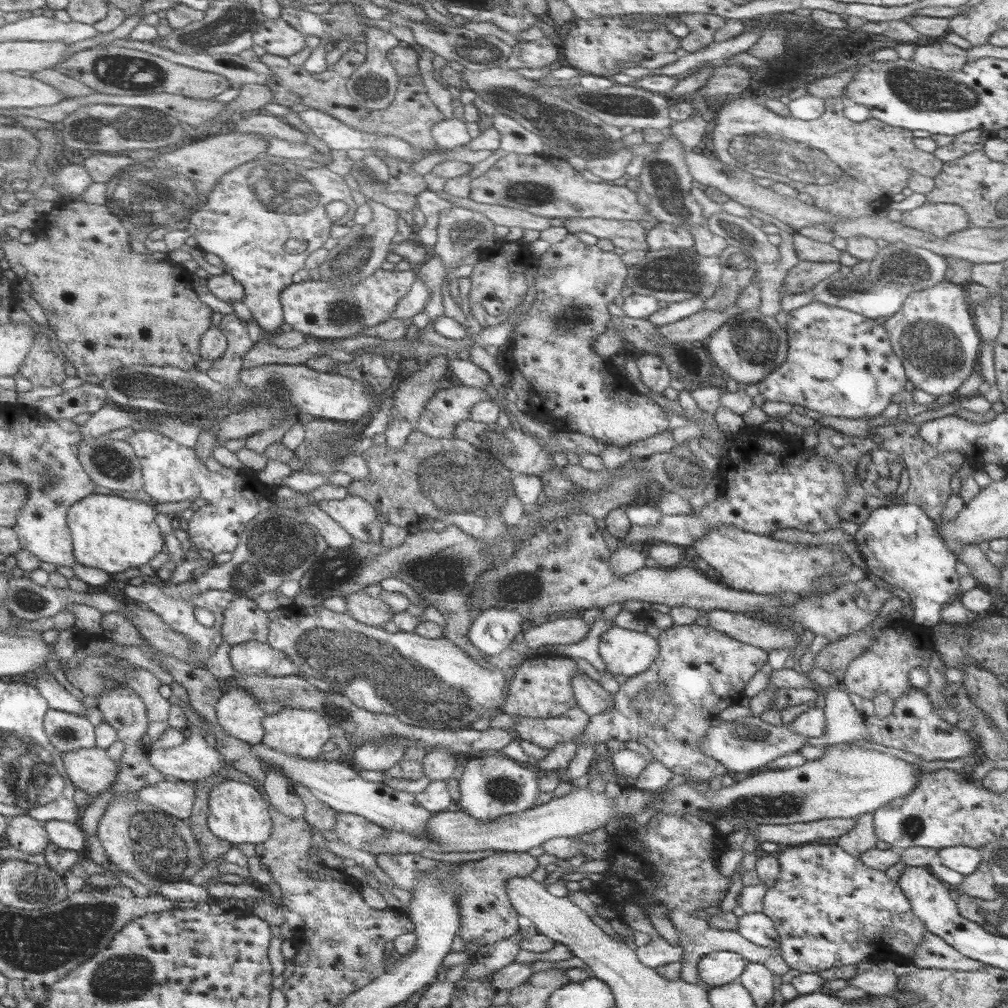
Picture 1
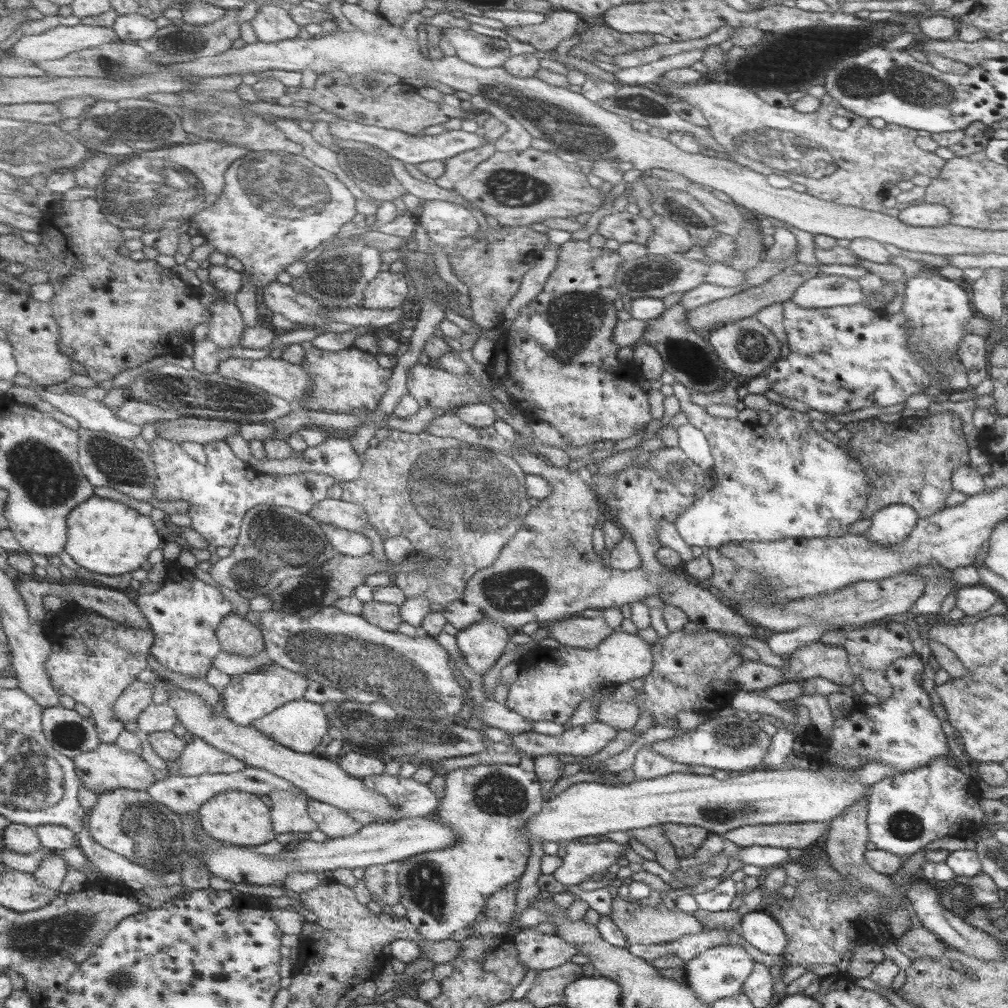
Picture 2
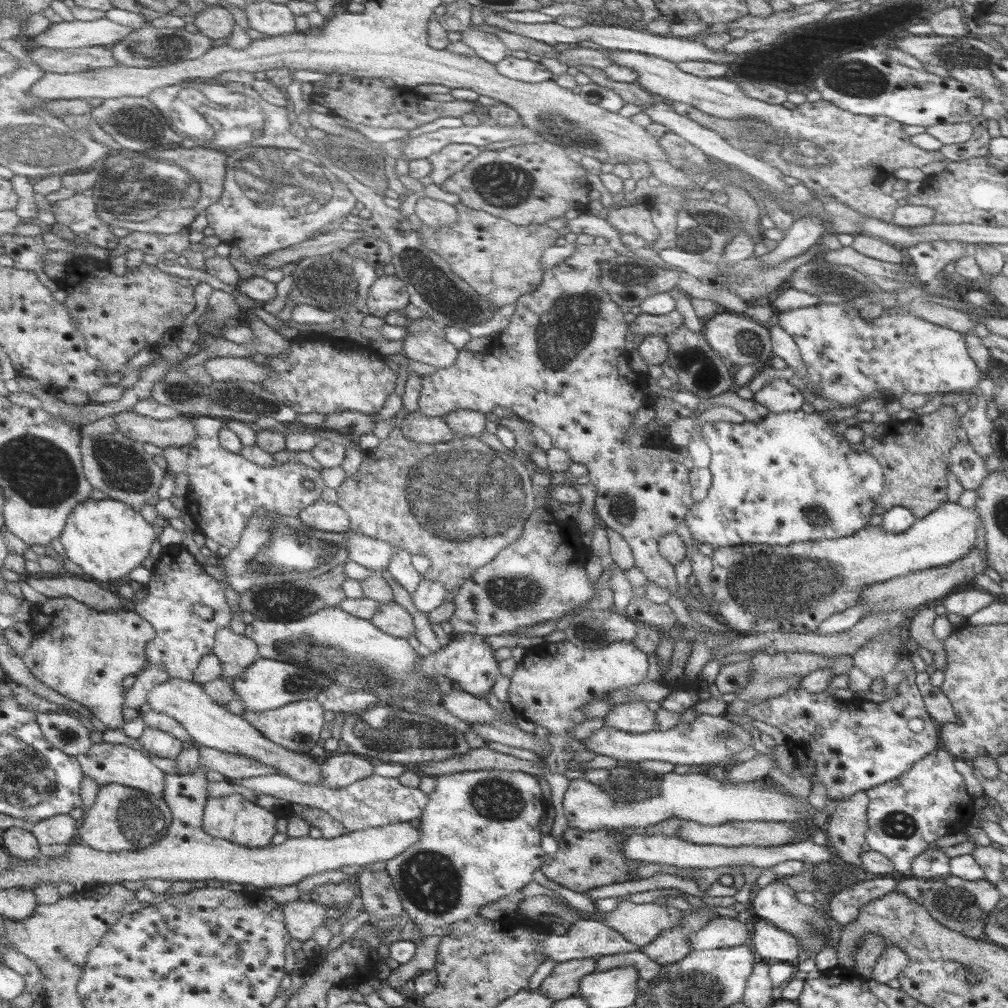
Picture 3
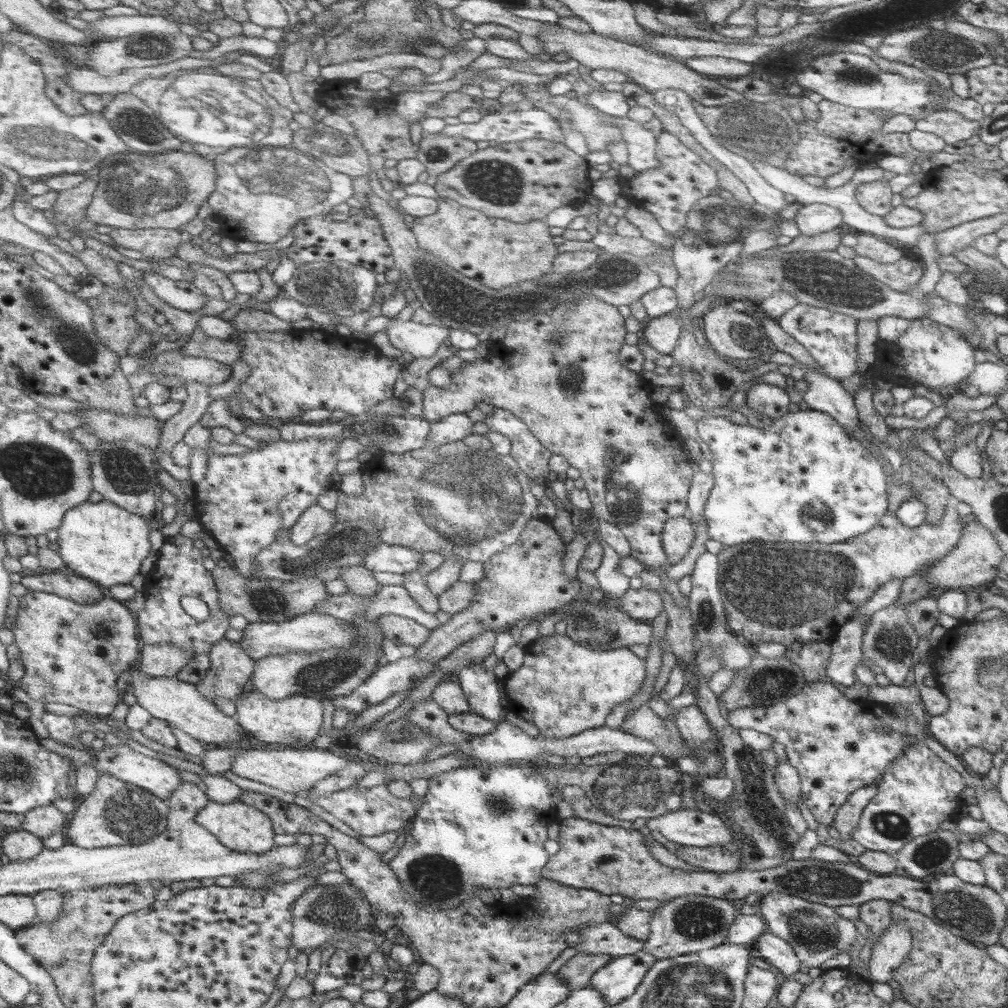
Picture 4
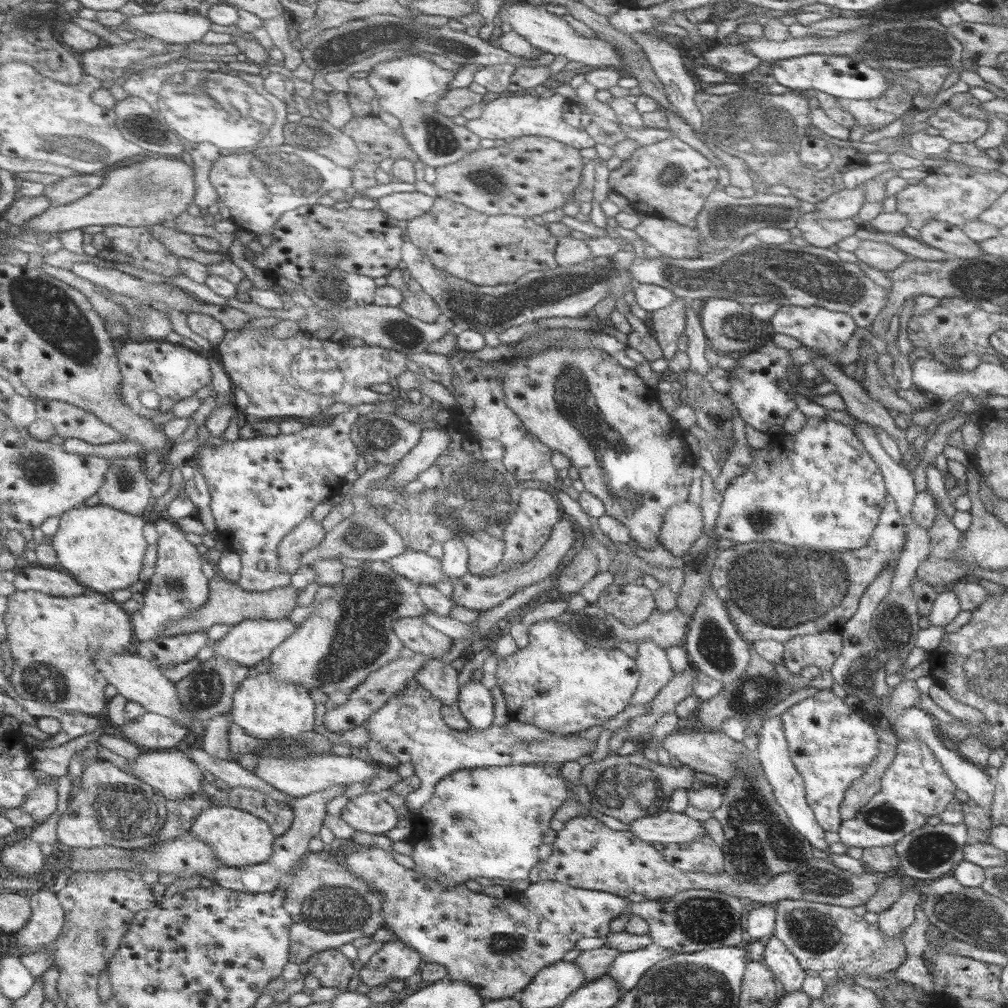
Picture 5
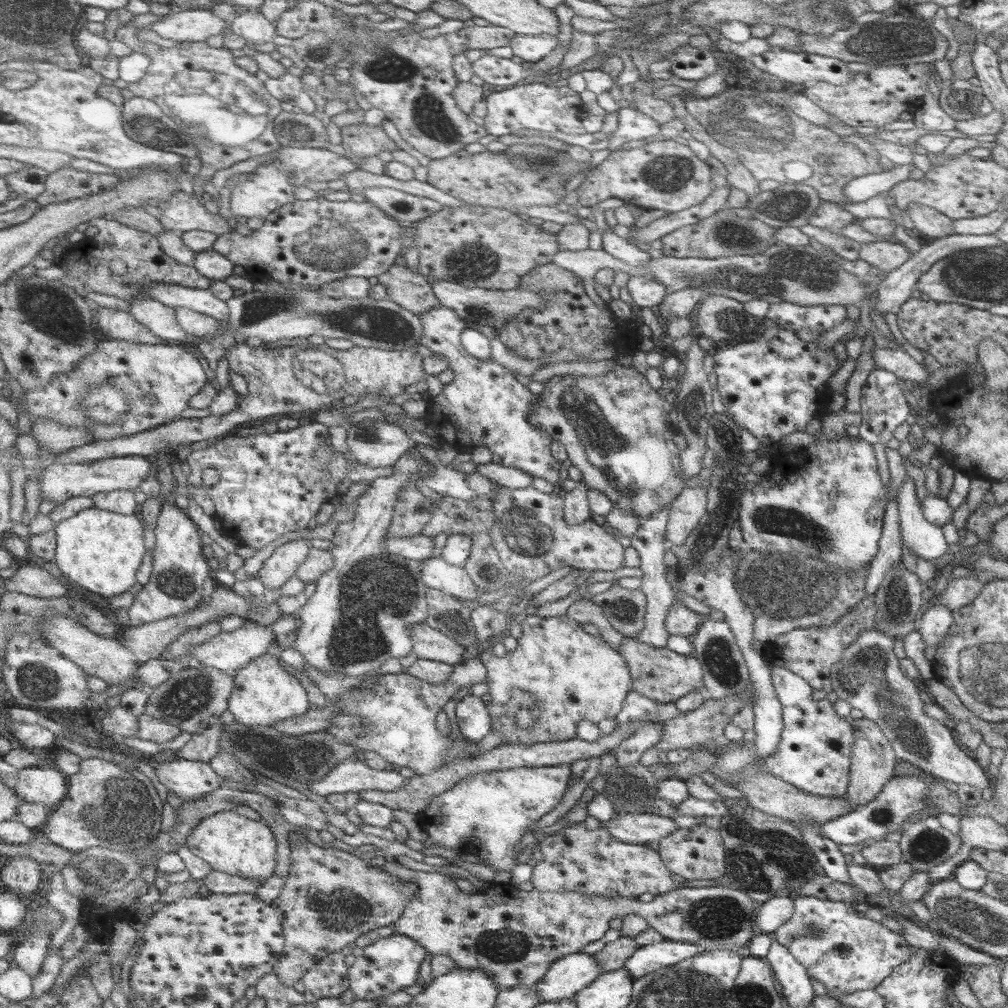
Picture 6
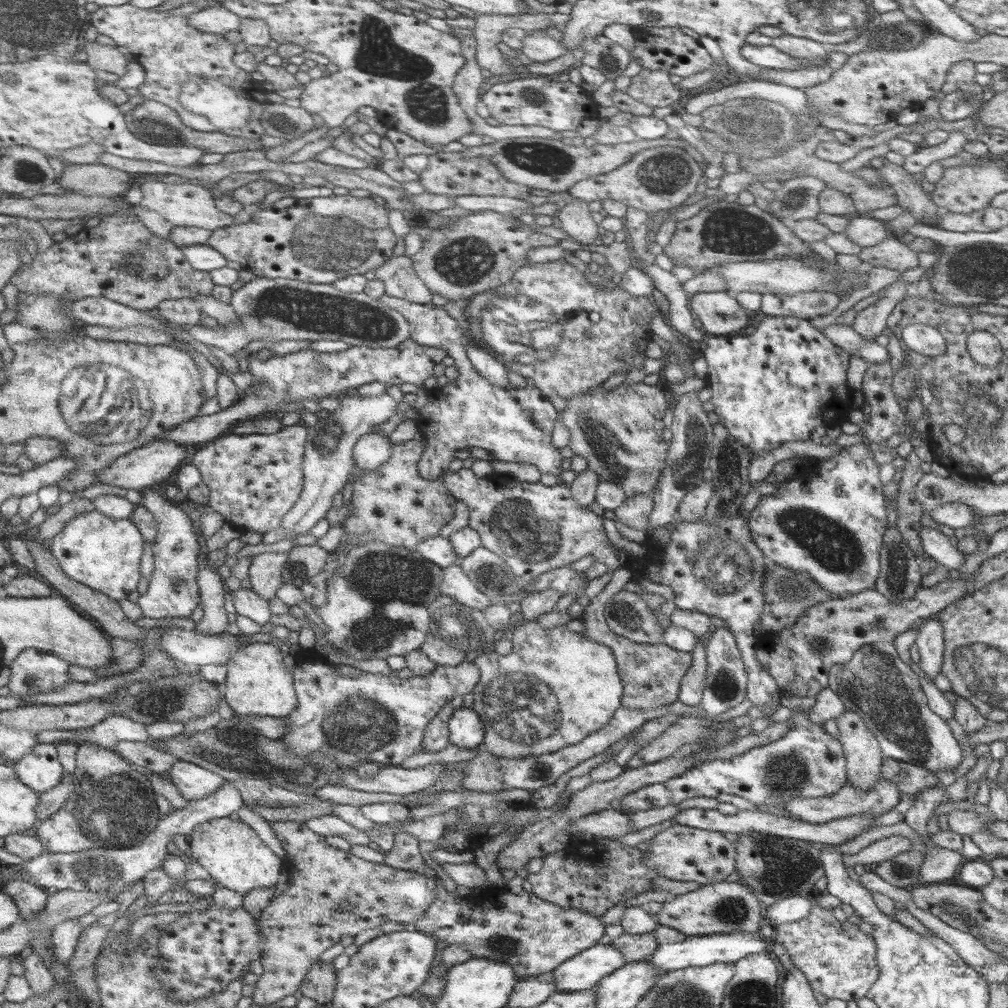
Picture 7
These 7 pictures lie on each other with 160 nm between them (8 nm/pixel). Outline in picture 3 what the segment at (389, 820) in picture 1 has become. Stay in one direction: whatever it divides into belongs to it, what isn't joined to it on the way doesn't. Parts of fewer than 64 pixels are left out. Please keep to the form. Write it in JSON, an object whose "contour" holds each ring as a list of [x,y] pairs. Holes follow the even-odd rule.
{"contour":[[[173,678],[154,689],[149,696],[148,708],[165,712],[179,720],[192,734],[195,744],[214,747],[235,755],[249,756],[278,767],[280,774],[303,783],[324,785],[321,767],[314,763],[310,754],[298,753],[282,748],[256,728],[244,715],[230,712],[225,705],[218,704],[204,685],[196,681]]]}

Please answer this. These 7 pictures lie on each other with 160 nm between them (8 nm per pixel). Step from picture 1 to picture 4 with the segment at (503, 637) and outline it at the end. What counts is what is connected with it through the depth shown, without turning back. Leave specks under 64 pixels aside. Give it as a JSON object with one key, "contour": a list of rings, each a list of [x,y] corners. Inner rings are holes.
{"contour":[[[402,657],[397,662],[384,663],[370,675],[350,696],[333,699],[334,706],[346,709],[353,717],[369,706],[374,706],[394,692],[414,687],[415,678],[426,677],[436,670],[439,662],[430,662],[414,657]],[[472,663],[456,670],[470,712],[488,720],[502,721],[502,714],[505,712],[500,706],[500,688],[496,676],[486,672],[482,668],[482,663]]]}

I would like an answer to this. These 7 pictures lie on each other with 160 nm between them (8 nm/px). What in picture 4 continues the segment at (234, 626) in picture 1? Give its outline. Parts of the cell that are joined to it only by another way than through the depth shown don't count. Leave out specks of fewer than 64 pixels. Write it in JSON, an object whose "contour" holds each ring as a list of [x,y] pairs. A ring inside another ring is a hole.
{"contour":[[[221,640],[219,644],[214,646],[211,653],[212,667],[206,678],[197,684],[201,693],[208,696],[210,700],[217,702],[221,698],[231,698],[235,700],[236,696],[244,694],[246,686],[251,684],[255,676],[257,661],[240,645],[240,641]]]}

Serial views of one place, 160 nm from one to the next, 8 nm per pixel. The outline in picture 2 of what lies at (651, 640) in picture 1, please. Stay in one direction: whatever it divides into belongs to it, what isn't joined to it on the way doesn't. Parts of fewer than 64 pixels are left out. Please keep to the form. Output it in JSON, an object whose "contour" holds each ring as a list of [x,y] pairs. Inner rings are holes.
{"contour":[[[617,630],[610,636],[607,636],[604,640],[602,640],[602,643],[600,643],[600,645],[594,649],[574,648],[566,645],[560,645],[556,649],[542,647],[531,649],[518,663],[518,678],[510,685],[506,705],[508,708],[512,709],[514,712],[517,712],[520,716],[523,716],[528,720],[549,720],[550,722],[556,722],[556,724],[566,726],[569,720],[573,717],[574,711],[577,709],[578,704],[580,704],[583,700],[592,699],[594,694],[599,692],[601,684],[608,682],[609,684],[616,686],[621,685],[622,683],[628,683],[630,680],[634,680],[635,678],[644,678],[650,674],[650,671],[653,670],[653,658],[653,646],[650,646],[649,642],[647,642],[643,637],[638,636],[636,633],[630,634],[627,632],[622,632],[621,630]]]}

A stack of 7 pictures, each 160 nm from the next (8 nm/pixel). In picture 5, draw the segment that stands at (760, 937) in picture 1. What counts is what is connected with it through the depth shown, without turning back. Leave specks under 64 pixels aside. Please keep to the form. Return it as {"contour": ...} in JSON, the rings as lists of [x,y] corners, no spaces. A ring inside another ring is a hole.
{"contour":[[[774,936],[765,942],[764,963],[773,969],[774,976],[778,977],[784,992],[802,991],[806,970],[801,967],[800,961],[785,947],[785,944]]]}

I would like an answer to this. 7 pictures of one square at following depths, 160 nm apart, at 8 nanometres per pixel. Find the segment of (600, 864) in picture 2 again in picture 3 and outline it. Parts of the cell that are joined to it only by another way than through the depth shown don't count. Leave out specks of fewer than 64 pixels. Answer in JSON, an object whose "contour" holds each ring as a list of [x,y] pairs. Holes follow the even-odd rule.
{"contour":[[[634,832],[625,842],[623,853],[627,859],[640,862],[659,862],[677,866],[678,868],[718,868],[718,866],[757,866],[762,869],[770,869],[774,865],[786,861],[810,862],[818,865],[831,862],[833,858],[832,848],[826,845],[818,845],[812,840],[788,843],[780,846],[714,846],[712,844],[692,844],[682,840],[676,835],[644,835],[642,832]]]}

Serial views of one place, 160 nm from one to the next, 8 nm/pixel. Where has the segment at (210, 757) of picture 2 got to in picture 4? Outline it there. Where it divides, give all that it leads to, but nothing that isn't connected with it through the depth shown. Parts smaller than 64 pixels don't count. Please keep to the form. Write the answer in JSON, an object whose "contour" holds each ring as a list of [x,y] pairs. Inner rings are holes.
{"contour":[[[293,747],[250,749],[243,750],[237,756],[232,771],[241,777],[278,788],[282,792],[296,794],[300,793],[300,791],[310,790],[317,782],[329,776],[334,776],[337,772],[343,770],[347,763],[346,758],[338,755],[336,752],[315,747],[300,749]]]}

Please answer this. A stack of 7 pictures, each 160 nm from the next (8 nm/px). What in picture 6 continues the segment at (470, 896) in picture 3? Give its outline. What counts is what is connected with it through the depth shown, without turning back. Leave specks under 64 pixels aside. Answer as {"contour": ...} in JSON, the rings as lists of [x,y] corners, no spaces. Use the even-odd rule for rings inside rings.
{"contour":[[[569,764],[543,767],[518,767],[494,772],[481,772],[460,780],[454,788],[436,797],[432,797],[430,806],[417,813],[422,829],[434,841],[436,846],[442,846],[456,852],[457,855],[476,854],[482,858],[486,865],[490,865],[496,872],[506,870],[511,872],[516,866],[514,847],[520,838],[526,833],[525,830],[540,818],[545,818],[558,802],[561,802],[567,782],[571,778]]]}

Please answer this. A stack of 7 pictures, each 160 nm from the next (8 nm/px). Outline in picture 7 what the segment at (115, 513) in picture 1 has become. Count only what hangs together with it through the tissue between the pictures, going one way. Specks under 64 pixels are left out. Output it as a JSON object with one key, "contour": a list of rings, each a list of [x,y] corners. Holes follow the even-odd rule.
{"contour":[[[98,510],[76,518],[50,547],[64,571],[78,582],[104,592],[113,600],[124,601],[138,591],[142,580],[142,556],[146,548],[142,530],[131,519],[116,521]]]}

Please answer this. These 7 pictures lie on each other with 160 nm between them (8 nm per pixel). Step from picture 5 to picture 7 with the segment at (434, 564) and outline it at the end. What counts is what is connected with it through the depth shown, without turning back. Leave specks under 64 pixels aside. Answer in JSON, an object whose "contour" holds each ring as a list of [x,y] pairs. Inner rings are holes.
{"contour":[[[460,564],[445,569],[445,577],[440,590],[443,595],[447,595],[452,600],[481,612],[492,604],[491,598],[478,590],[468,579],[468,576],[460,569]]]}

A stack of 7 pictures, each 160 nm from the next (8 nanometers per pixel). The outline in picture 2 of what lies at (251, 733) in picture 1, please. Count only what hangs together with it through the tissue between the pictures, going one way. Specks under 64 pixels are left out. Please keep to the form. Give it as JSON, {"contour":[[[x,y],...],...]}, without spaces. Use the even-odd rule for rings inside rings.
{"contour":[[[276,662],[250,674],[236,675],[223,695],[225,712],[235,723],[242,726],[253,725],[254,721],[272,714],[282,705],[304,699],[305,692],[309,690],[309,681],[305,676],[283,668]]]}

